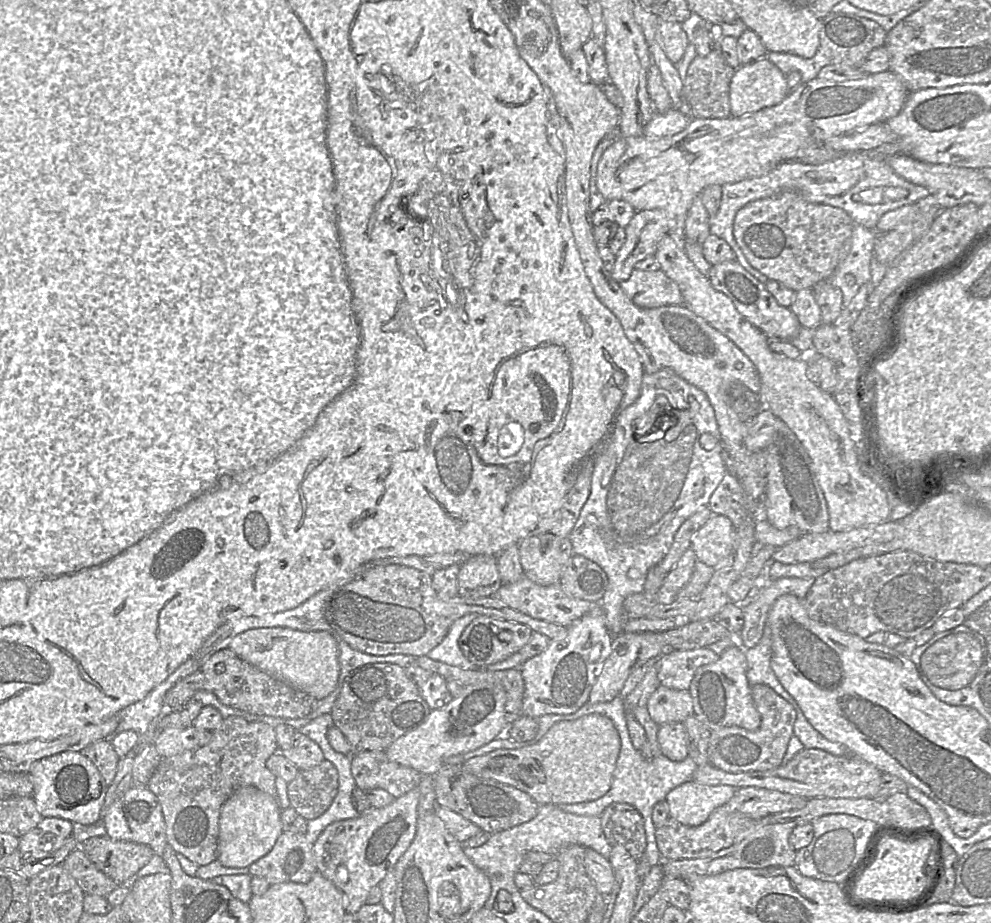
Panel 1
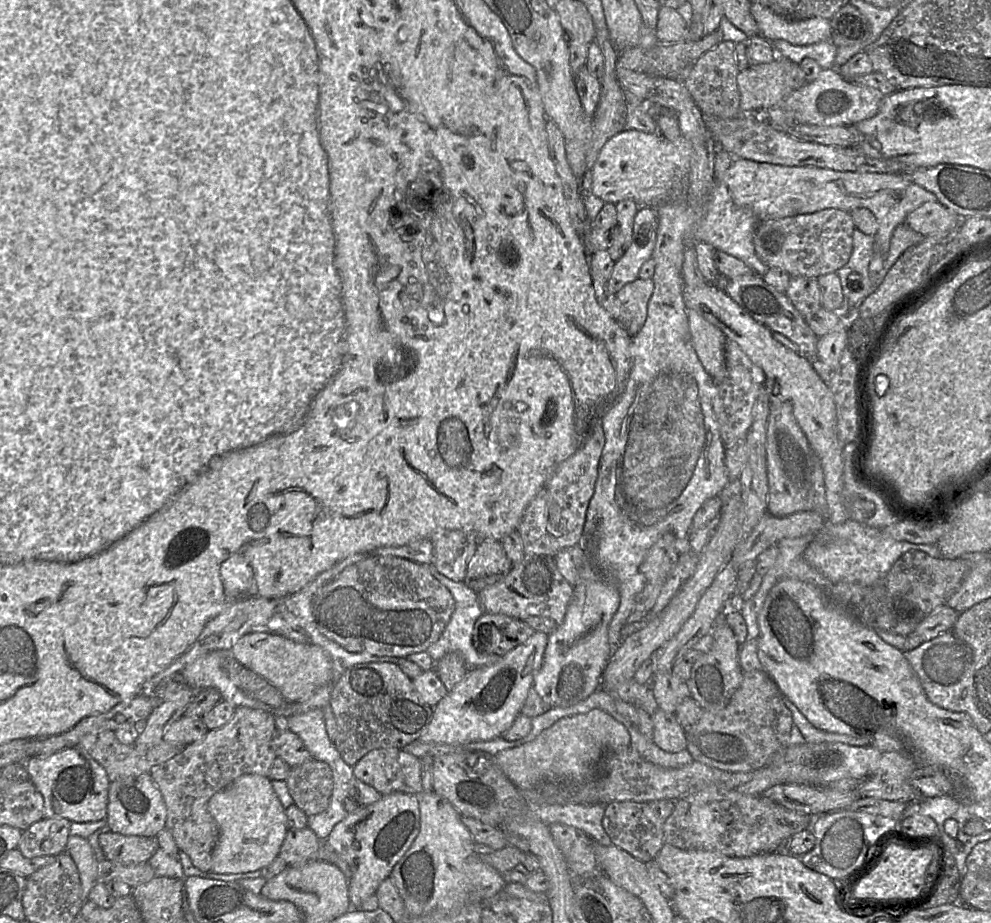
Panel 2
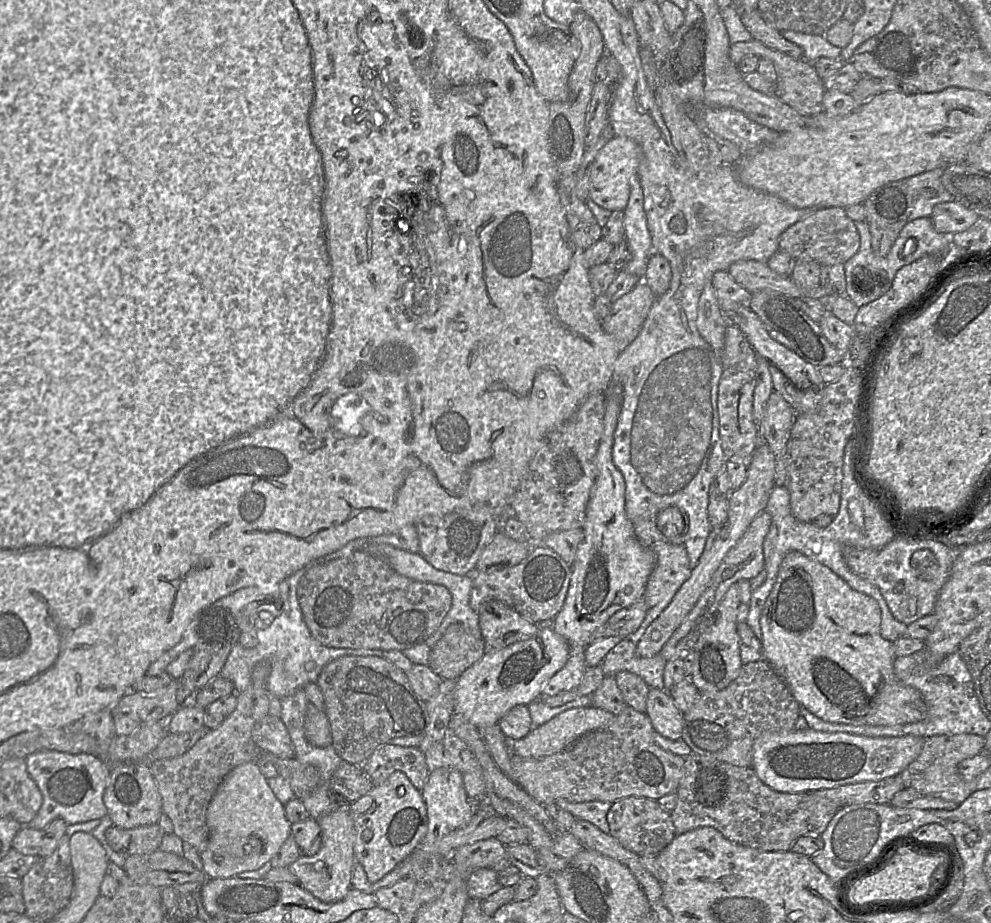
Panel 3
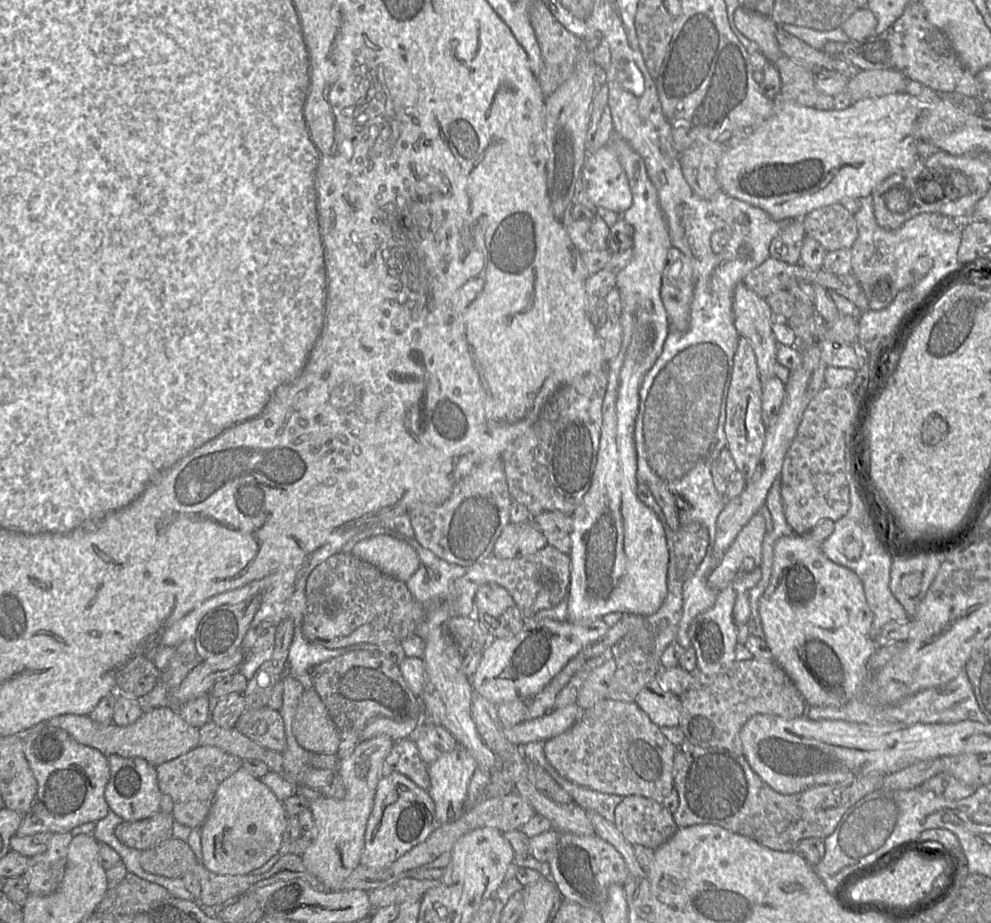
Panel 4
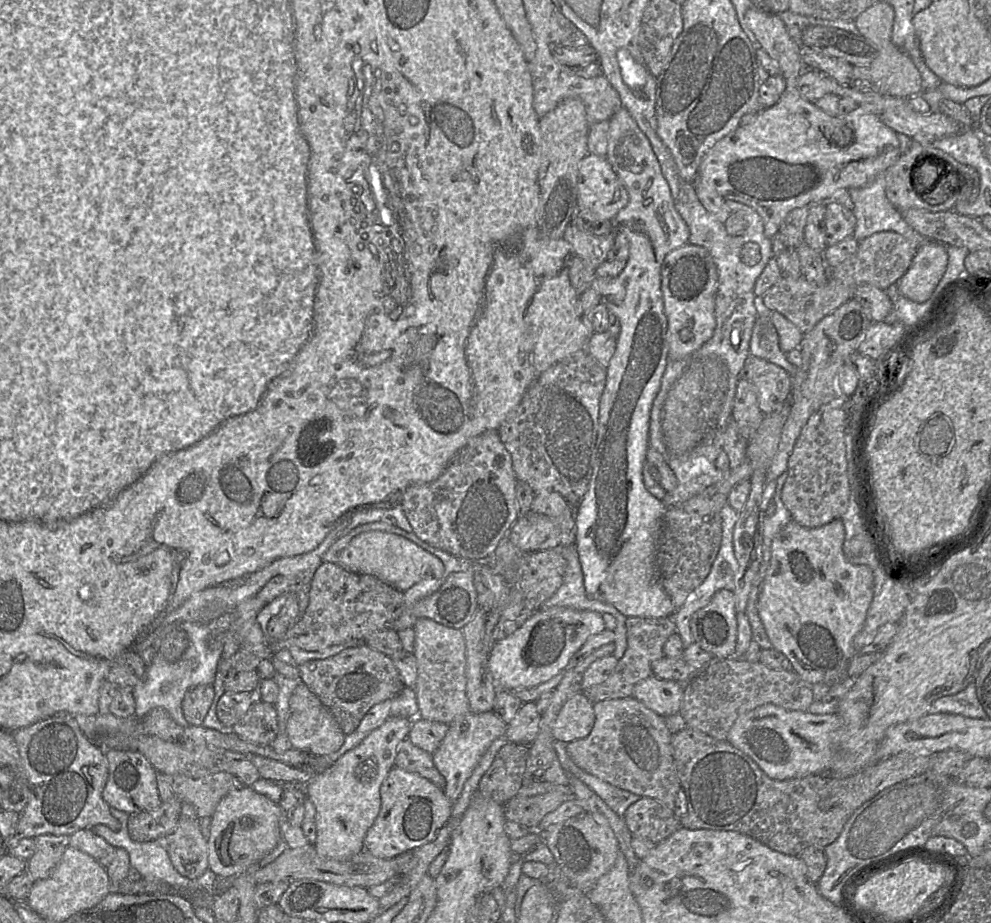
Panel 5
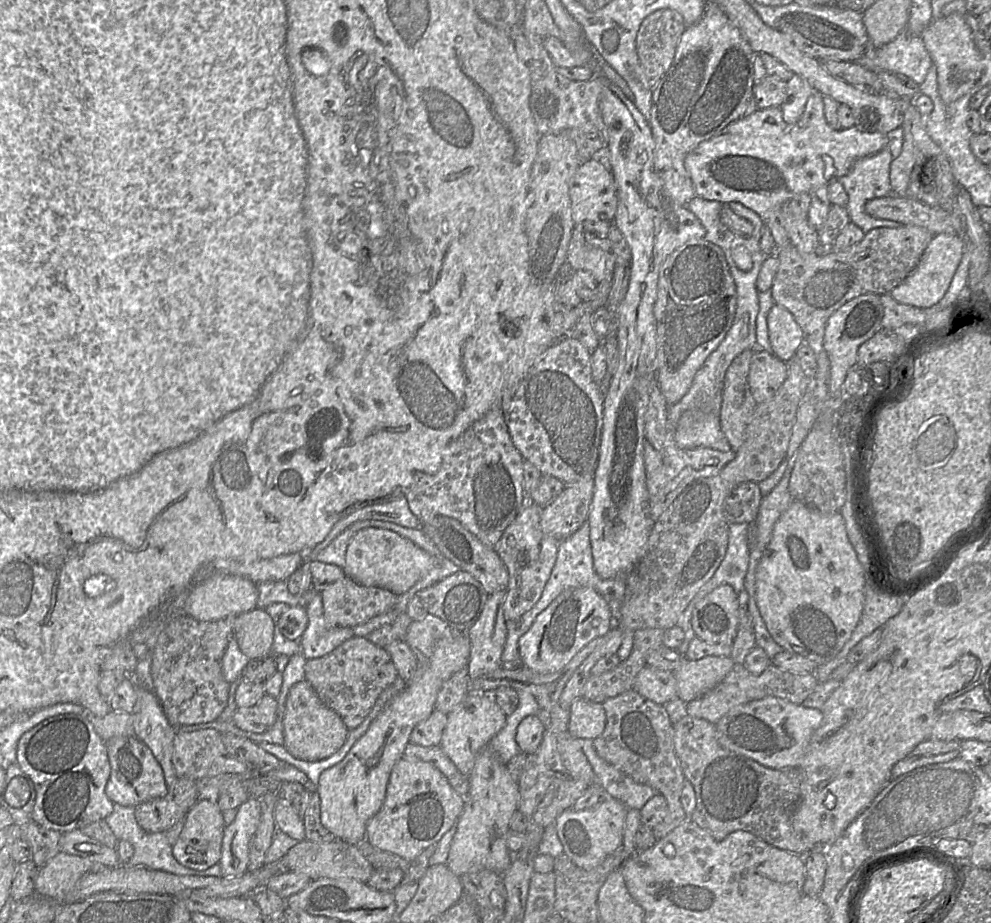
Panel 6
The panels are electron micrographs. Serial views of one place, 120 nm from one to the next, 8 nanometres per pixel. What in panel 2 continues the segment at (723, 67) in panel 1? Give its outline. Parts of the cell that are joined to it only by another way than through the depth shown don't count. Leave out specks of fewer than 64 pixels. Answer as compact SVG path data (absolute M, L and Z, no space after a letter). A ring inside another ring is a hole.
M722 41L705 52L687 70L683 83L695 104L705 117L733 118L740 112L740 94L737 86L739 69L733 41Z

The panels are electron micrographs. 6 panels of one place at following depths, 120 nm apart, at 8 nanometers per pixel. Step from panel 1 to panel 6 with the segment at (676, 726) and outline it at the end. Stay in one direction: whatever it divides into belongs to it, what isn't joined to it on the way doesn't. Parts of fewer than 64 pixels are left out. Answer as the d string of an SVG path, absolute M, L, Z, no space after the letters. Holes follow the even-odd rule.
M647 665L636 676L633 689L644 698L662 706L678 698L673 672Z

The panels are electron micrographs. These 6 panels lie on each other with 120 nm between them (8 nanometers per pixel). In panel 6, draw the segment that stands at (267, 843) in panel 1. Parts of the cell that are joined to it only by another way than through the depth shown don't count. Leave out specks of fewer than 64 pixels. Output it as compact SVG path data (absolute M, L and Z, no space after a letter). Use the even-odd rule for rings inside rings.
M248 798L236 810L232 823L224 828L219 865L224 878L238 877L247 871L250 843L258 827L260 803Z

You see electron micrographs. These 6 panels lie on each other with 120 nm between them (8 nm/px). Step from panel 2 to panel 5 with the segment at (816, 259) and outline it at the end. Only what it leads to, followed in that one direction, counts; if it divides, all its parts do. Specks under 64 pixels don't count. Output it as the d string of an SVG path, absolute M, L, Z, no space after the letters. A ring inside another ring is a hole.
M836 201L825 203L825 241L827 246L832 246L853 236L856 218L853 211Z

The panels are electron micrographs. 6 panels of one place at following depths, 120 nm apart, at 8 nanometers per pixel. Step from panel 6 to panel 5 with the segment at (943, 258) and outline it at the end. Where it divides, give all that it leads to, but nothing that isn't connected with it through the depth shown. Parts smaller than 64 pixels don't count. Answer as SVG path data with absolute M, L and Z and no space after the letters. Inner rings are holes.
M937 241L923 243L907 272L897 282L900 294L913 302L927 301L940 283L947 265L946 245Z

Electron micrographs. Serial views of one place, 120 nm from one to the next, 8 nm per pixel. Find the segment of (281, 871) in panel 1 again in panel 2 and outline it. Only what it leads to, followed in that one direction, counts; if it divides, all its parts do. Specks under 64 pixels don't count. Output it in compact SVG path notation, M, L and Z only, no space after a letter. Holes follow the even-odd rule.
M288 828L278 855L287 866L303 865L308 861L317 860L319 839L309 828Z

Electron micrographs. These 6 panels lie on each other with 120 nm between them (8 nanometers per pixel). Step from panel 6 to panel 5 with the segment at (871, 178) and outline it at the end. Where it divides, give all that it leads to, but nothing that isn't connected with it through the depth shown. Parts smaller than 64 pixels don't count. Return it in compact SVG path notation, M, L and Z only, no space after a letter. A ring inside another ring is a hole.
M884 172L863 187L848 189L856 218L853 237L860 243L877 232L892 231L905 237L917 249L923 243L933 241L920 235L905 221L887 199L885 184Z

